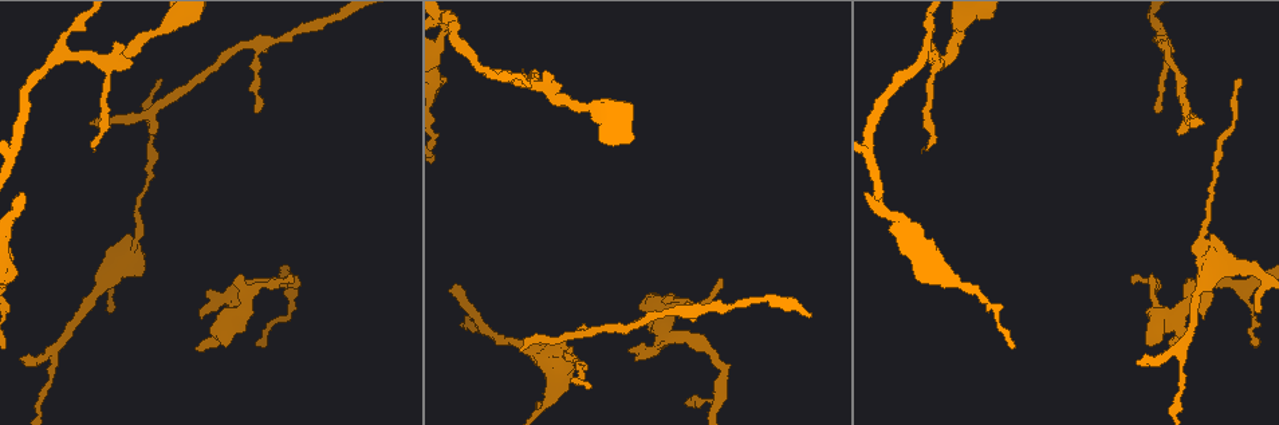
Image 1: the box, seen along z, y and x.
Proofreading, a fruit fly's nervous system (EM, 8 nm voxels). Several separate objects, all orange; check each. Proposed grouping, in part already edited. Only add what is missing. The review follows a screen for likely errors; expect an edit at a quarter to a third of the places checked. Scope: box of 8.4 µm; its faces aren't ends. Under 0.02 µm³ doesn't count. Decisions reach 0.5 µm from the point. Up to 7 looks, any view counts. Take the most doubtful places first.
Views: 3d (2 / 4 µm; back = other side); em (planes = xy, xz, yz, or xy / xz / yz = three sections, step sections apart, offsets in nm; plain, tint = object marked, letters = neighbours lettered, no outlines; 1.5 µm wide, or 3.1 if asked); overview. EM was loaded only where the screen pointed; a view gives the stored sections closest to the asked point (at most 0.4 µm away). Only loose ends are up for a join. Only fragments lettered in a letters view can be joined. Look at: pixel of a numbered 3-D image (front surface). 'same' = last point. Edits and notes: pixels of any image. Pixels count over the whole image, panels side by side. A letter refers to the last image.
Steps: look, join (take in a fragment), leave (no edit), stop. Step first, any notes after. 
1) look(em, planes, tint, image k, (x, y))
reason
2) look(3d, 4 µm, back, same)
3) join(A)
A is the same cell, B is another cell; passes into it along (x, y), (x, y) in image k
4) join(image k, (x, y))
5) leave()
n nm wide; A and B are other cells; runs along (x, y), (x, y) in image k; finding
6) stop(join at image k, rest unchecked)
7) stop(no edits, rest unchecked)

look(3d, 4 µm, image 1, (24, 362))
an open end

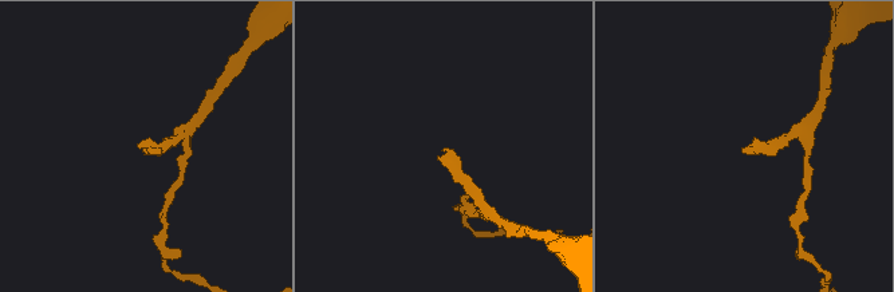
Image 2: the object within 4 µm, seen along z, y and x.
look(em, planes, letters, image 2, (144, 147))
need the tissue

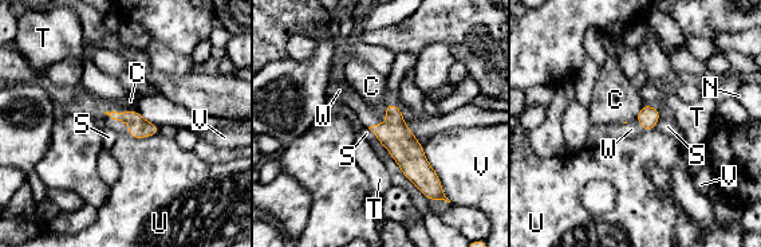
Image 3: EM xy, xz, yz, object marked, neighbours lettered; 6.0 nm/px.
join(W)
W is the same cell, C, N, S, T, U and V are other cells; passes into it along (140, 128), (119, 120), (119, 128) in image 3; it goes on there

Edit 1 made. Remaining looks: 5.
look(overview)

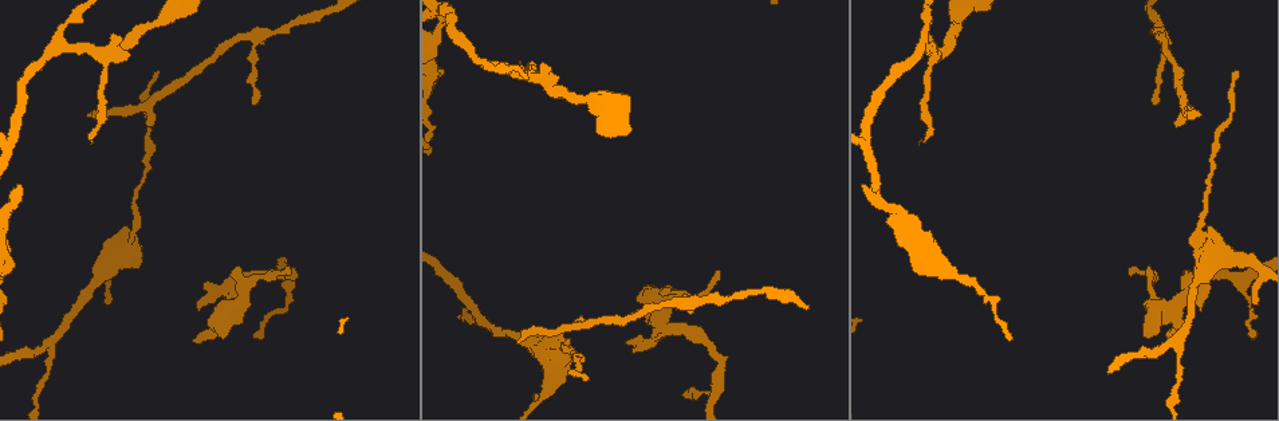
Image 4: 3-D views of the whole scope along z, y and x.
look(3d, 4 µm, image 4, (1147, 334))
free end

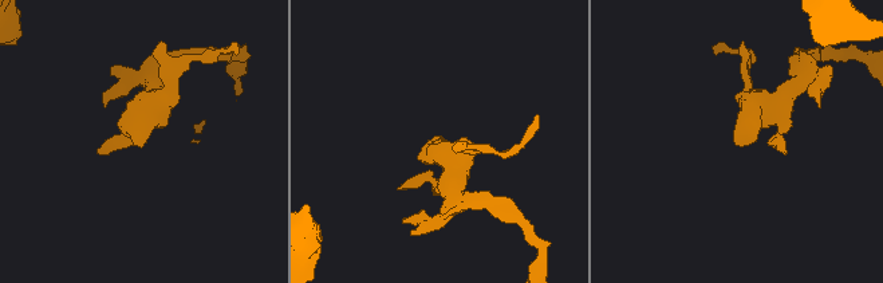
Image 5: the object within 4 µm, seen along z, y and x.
look(em, planes, letters, image 5, (434, 142))

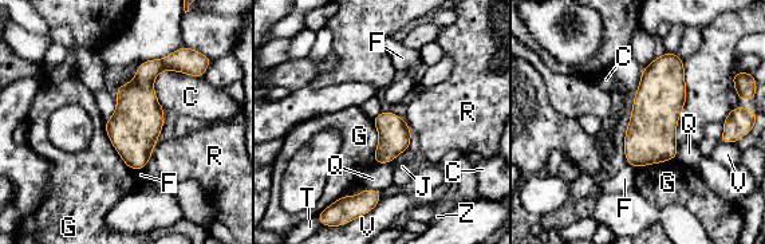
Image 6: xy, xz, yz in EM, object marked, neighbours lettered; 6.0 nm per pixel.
leave()
G touches over 340 nm; C, F, G, J, Q, R, T, V and Z are other cells; border along (103, 122), (110, 144), (133, 170) in image 6; none of them fits

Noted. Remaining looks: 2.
look(3d, 4 µm, image 4, (89, 137))
free end

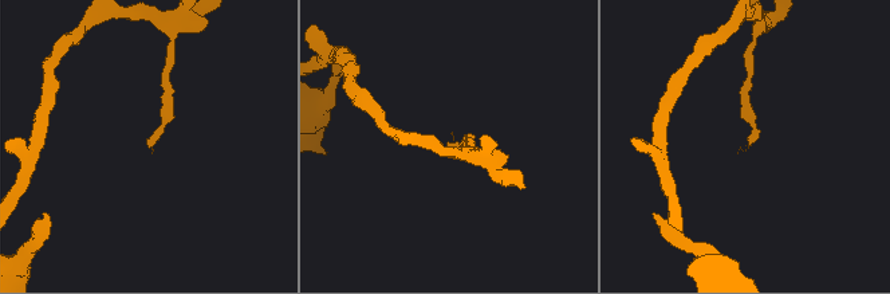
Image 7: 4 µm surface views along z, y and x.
look(em, yz, step 4, letters, image 7, (752, 142))
now the EM

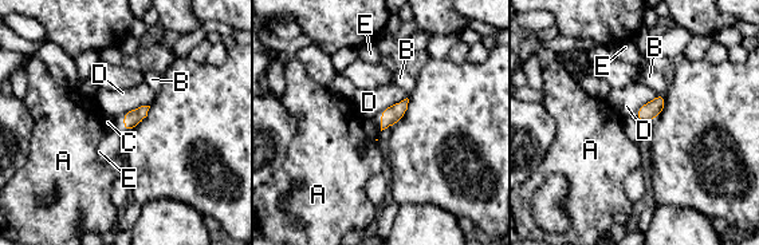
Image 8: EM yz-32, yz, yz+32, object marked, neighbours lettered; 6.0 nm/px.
leave()
100 nm wide; A, B, C, D and E are other cells; border along (122, 114), (124, 133) in image 8; none of them fits

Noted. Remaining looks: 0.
stop(join at image 3, rest unchecked)

